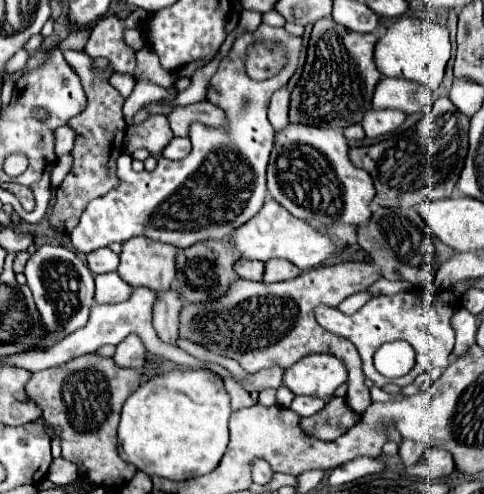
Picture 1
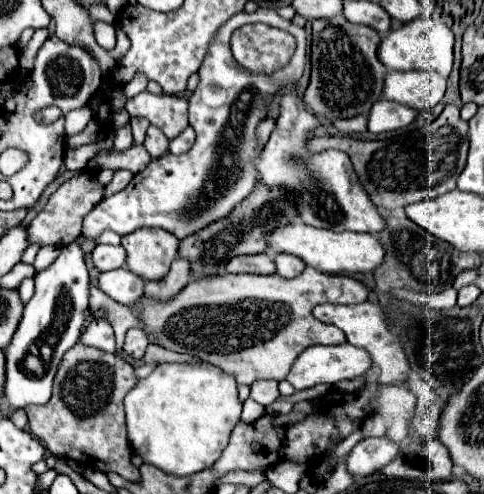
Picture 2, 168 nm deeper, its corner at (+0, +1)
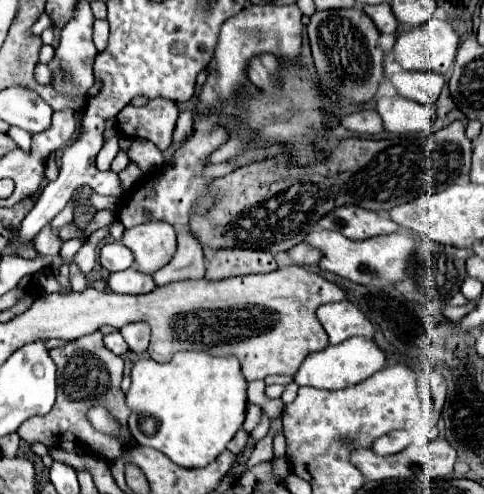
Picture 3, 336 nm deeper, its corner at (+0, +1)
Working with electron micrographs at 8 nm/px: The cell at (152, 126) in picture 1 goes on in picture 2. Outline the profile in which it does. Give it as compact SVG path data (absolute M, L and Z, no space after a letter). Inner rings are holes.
M149 126L143 146L145 146L145 150L149 152L151 158L161 158L167 152L167 148L169 148L169 140L165 138L165 134L159 128Z

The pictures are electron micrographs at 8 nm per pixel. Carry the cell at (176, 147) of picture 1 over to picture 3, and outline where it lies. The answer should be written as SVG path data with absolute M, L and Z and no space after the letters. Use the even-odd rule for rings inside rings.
M181 112L179 120L177 120L177 126L175 126L175 132L173 132L173 142L181 144L191 134L193 134L193 114L191 112Z

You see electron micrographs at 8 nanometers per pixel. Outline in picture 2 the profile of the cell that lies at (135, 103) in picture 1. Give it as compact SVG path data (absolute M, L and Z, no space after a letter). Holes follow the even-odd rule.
M125 126L125 128L121 128L121 130L117 130L117 134L115 134L115 150L117 152L123 152L123 150L127 150L129 146L131 146L131 142L133 142L133 136L131 136L131 126Z

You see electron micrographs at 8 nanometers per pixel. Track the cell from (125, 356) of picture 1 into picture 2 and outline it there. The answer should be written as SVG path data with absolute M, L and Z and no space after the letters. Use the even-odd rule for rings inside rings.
M129 328L125 336L125 346L123 352L131 356L133 360L141 360L145 354L145 348L149 346L149 338L141 328Z

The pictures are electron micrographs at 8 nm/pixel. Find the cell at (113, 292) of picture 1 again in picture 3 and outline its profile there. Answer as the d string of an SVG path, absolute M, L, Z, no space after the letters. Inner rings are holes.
M127 268L121 272L111 272L107 286L115 294L147 294L155 288L155 282L149 274Z

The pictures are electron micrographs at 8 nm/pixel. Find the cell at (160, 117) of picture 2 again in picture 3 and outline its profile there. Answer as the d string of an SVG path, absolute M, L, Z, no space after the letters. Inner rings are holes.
M149 100L149 104L135 108L125 106L117 120L119 132L129 138L145 138L151 140L159 150L167 150L171 146L171 134L179 116L177 104L171 100Z

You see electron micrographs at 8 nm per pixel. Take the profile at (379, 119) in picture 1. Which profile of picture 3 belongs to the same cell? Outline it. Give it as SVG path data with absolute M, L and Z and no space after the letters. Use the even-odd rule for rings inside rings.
M383 96L377 100L377 112L383 120L383 130L405 134L405 132L425 132L431 128L435 118L435 108L417 104L401 96Z

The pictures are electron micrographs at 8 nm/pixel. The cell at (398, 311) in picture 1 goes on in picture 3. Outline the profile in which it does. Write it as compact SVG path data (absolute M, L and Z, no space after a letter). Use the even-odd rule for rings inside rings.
M351 302L323 304L317 310L317 318L329 334L331 344L339 344L353 336L363 336L367 340L375 338L375 328L369 318Z

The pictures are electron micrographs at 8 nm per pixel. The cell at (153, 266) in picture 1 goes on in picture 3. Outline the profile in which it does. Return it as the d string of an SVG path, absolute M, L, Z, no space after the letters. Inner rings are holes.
M147 222L125 230L121 242L133 252L135 268L139 272L155 274L173 258L177 234L167 222Z

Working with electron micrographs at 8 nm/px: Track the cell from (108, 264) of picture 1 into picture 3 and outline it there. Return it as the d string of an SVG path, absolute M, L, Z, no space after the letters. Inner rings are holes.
M111 242L101 248L99 262L109 272L119 272L119 270L127 270L133 264L133 254L121 242Z

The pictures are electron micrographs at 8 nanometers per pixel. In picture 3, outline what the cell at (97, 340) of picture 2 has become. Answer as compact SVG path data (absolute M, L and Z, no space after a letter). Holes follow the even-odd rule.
M119 332L107 334L107 336L103 338L103 342L105 342L105 346L107 346L113 354L117 354L117 356L123 356L123 354L129 350L129 346L125 344L125 340L123 340L123 336L121 336Z

